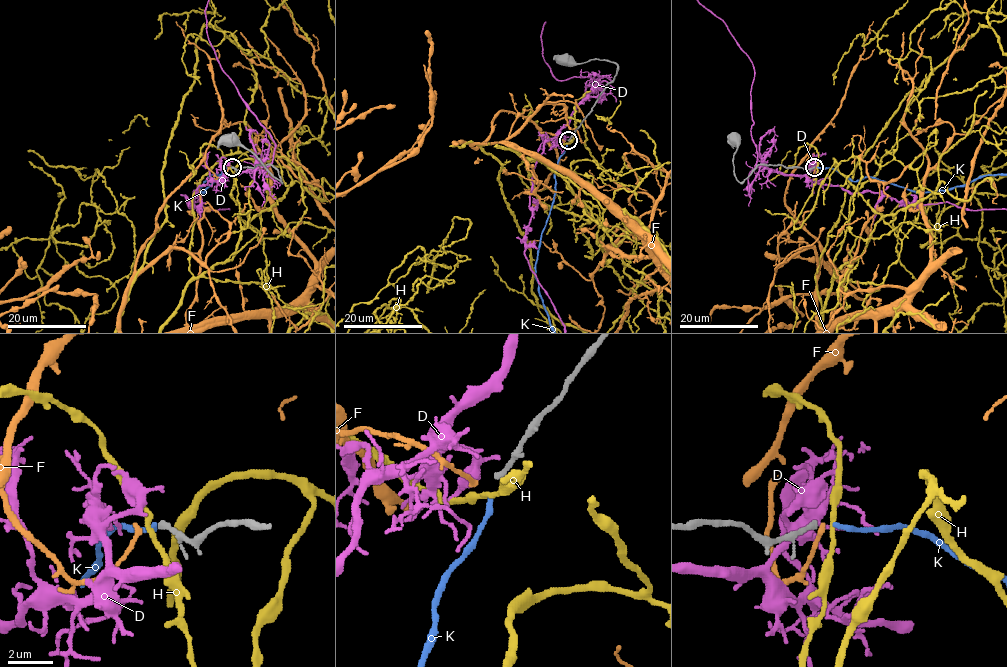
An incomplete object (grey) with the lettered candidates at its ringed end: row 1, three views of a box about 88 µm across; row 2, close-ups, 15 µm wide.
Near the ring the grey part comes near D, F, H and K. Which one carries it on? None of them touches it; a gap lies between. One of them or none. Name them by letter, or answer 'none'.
K

